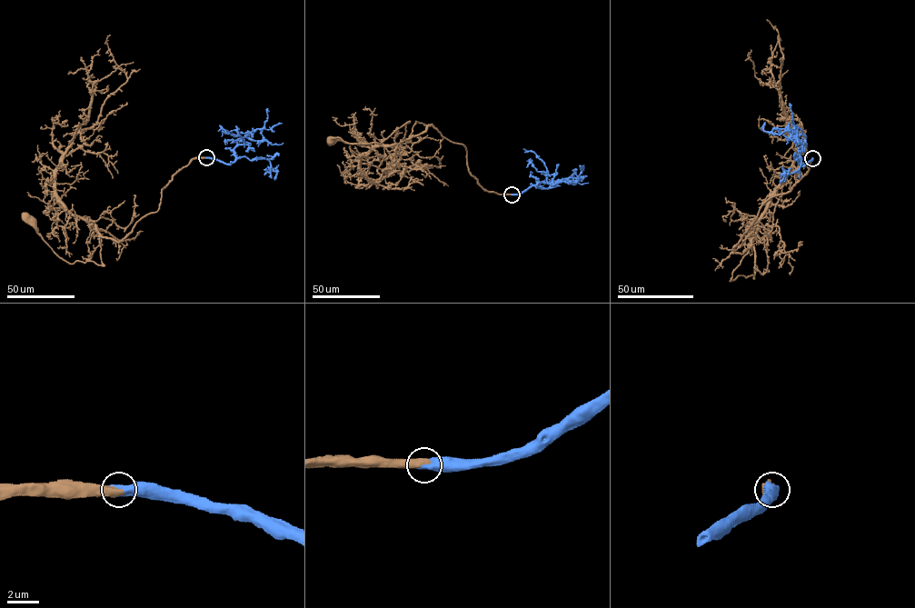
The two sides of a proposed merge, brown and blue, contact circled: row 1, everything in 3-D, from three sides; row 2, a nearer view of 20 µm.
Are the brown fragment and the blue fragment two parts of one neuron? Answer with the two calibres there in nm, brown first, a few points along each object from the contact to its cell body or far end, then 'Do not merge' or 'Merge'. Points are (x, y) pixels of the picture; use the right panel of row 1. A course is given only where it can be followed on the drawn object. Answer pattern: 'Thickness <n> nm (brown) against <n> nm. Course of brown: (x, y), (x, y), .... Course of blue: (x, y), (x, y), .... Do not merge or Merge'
Thickness 550 nm (brown) against 600 nm. Course of brown: (812, 158), (792, 188), (760, 208), (733, 247), (741, 254), (750, 246), (730, 281), (754, 278), (753, 226). Course of blue: (812, 158), (802, 165), (799, 154), (805, 144), (760, 128). Merge

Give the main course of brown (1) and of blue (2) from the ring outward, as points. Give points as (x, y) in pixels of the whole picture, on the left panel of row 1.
1: (206, 157), (182, 167), (162, 190), (159, 209), (123, 241), (99, 234), (104, 265), (60, 258), (25, 217)
2: (206, 157), (230, 164), (234, 160), (232, 150), (239, 144), (251, 144), (239, 135), (218, 131)

